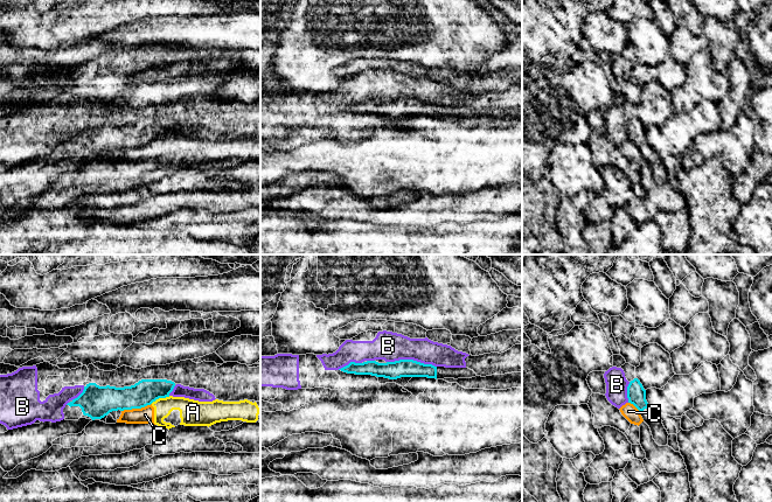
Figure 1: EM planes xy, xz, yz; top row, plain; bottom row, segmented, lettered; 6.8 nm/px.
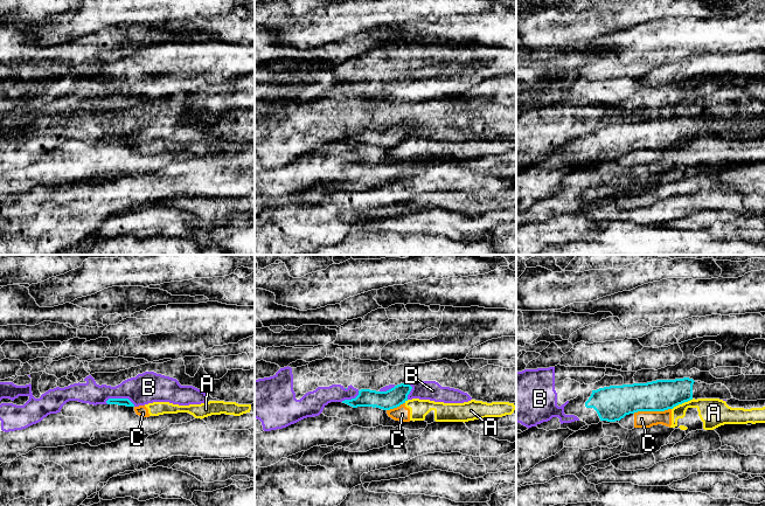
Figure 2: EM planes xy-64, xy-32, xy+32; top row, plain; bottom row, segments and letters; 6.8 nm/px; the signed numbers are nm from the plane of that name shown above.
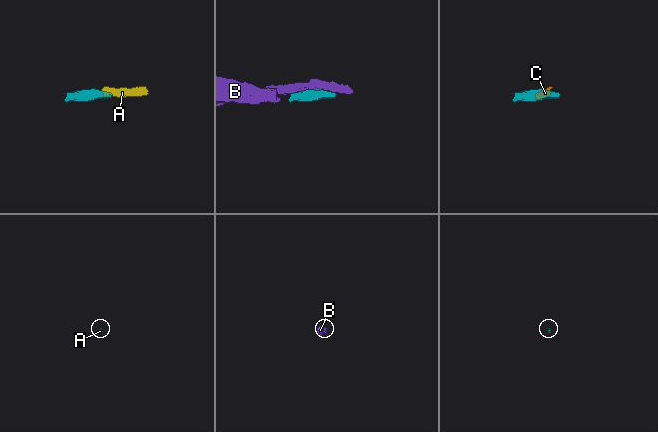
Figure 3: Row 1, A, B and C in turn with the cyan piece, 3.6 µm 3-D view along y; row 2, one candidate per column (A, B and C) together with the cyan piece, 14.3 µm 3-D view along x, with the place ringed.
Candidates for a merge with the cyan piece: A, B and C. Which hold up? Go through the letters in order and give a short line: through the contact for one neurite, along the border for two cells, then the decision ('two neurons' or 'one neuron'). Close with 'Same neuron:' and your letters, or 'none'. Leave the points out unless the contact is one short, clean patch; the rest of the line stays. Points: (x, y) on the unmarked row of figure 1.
A: xy (169, 134), (157, 137), (151, 141) | two neurons
B: two neurons
C: xy (151, 141), (122, 150) | two neurons
Same neuron: none

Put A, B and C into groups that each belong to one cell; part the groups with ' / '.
A C / B

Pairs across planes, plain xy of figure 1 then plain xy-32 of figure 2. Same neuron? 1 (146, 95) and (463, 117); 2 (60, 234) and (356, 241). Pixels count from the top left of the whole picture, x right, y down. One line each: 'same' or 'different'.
1: different
2: different

